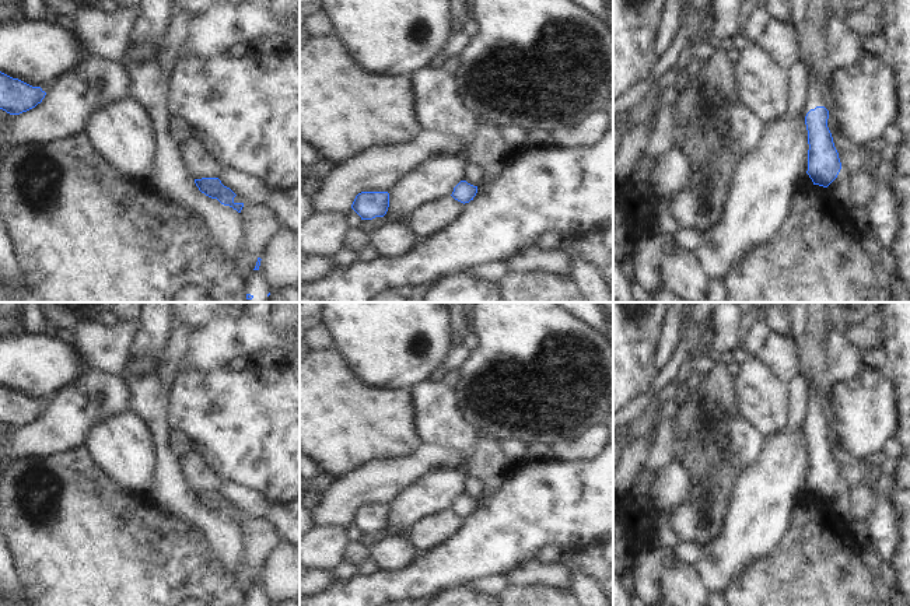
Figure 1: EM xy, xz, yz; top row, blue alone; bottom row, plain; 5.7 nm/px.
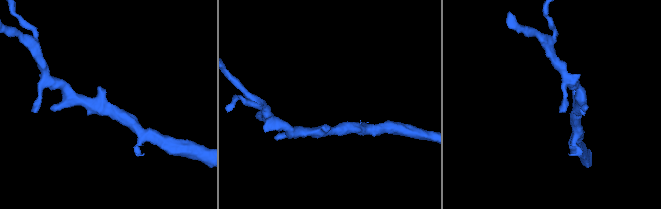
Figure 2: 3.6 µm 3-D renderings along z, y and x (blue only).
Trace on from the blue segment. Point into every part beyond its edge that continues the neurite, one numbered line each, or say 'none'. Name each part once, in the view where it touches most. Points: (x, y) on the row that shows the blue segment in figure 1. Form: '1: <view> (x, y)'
1: yz (815, 94).

